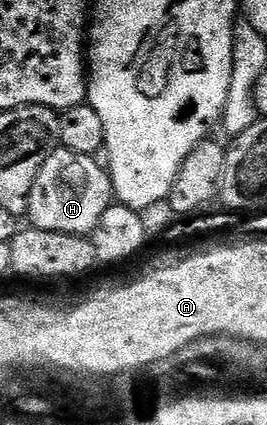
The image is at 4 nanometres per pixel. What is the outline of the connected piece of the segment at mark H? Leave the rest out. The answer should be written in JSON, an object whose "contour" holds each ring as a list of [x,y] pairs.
{"contour":[[[62,147],[51,153],[35,178],[35,186],[31,186],[28,223],[39,230],[55,230],[59,234],[92,234],[99,226],[99,218],[103,218],[115,200],[109,173],[97,162],[94,157],[75,154]]]}

